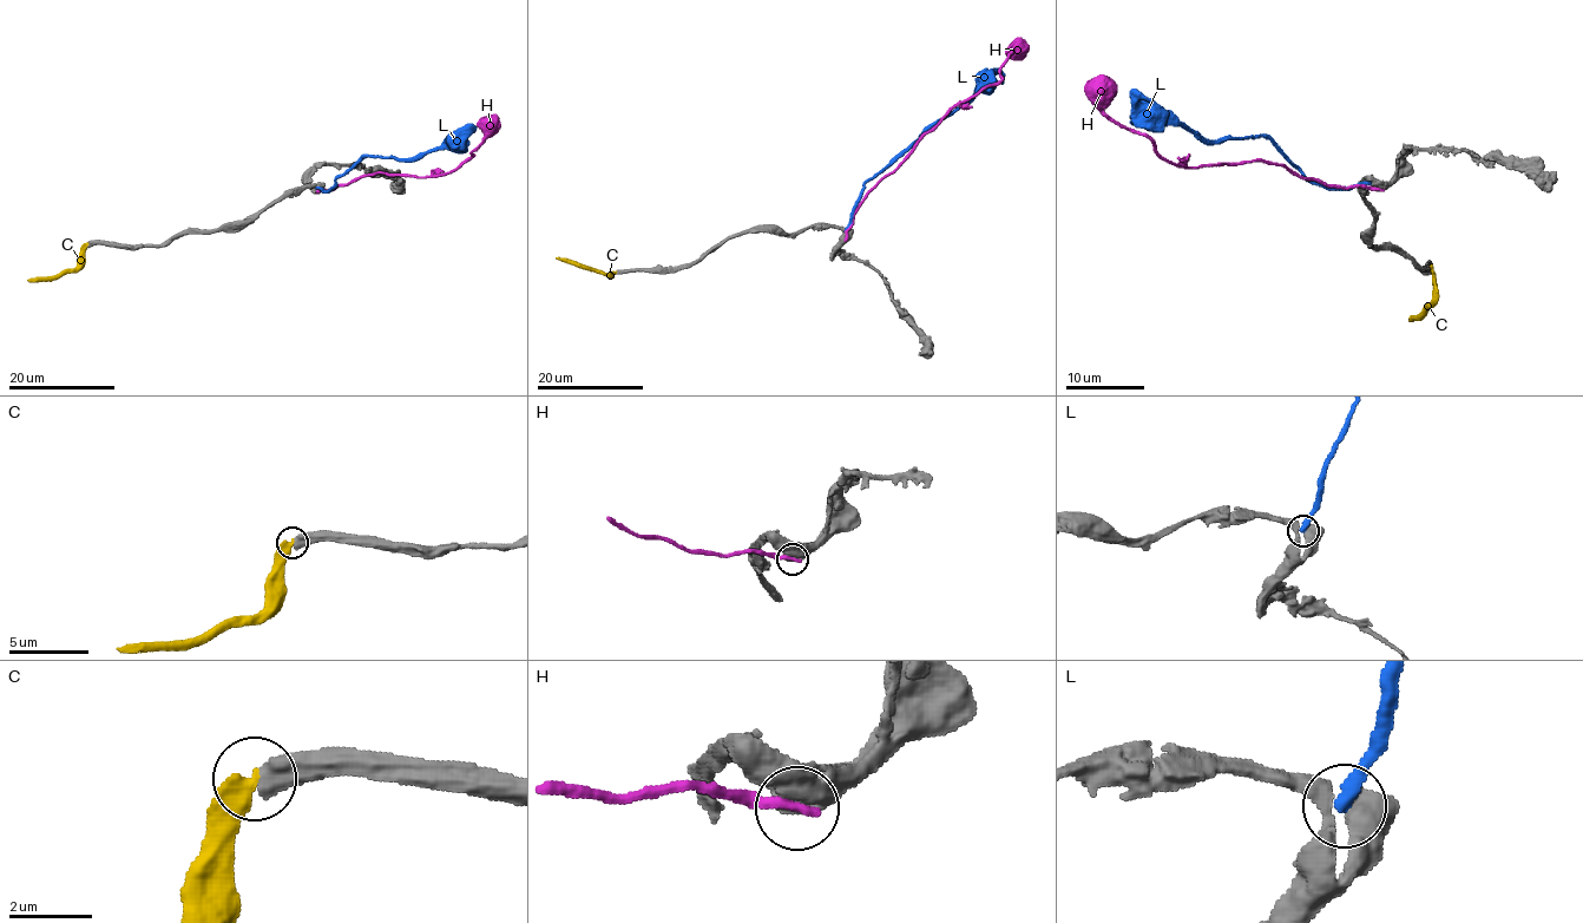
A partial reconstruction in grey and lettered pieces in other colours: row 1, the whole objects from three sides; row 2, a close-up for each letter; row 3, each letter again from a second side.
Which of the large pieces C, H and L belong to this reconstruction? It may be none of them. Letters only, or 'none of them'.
C

